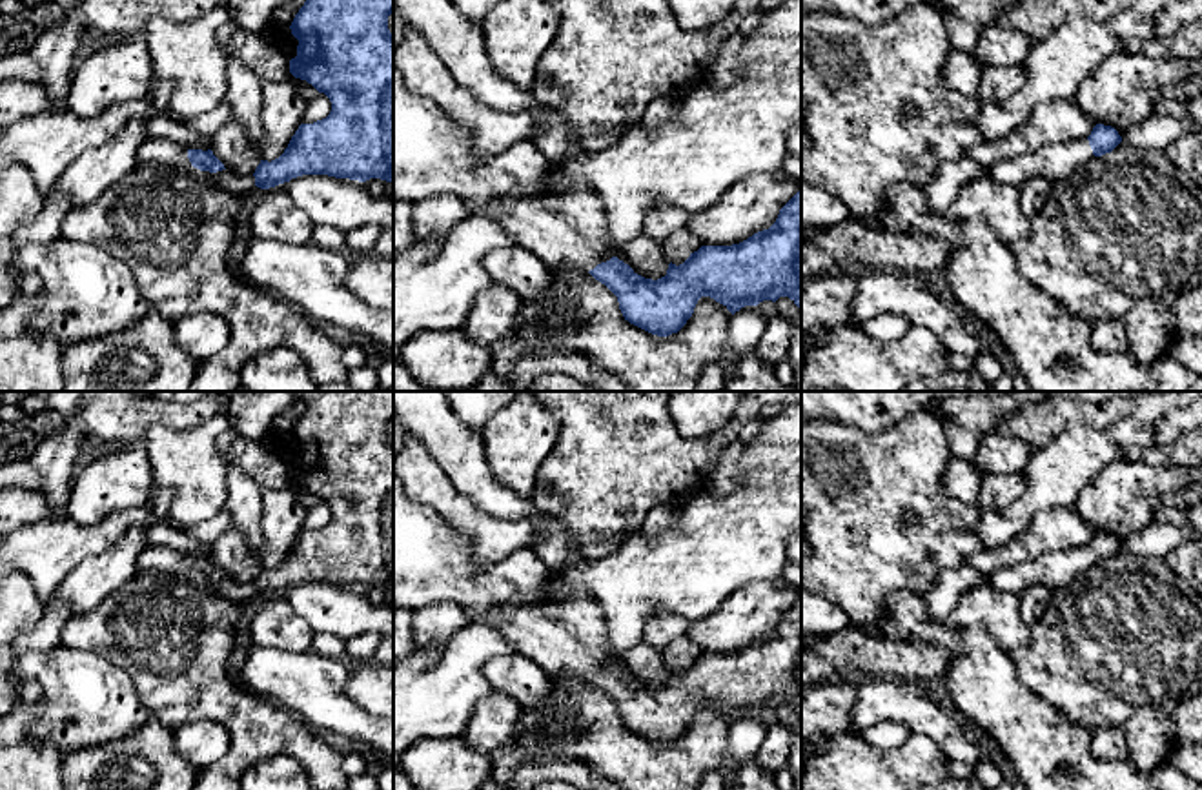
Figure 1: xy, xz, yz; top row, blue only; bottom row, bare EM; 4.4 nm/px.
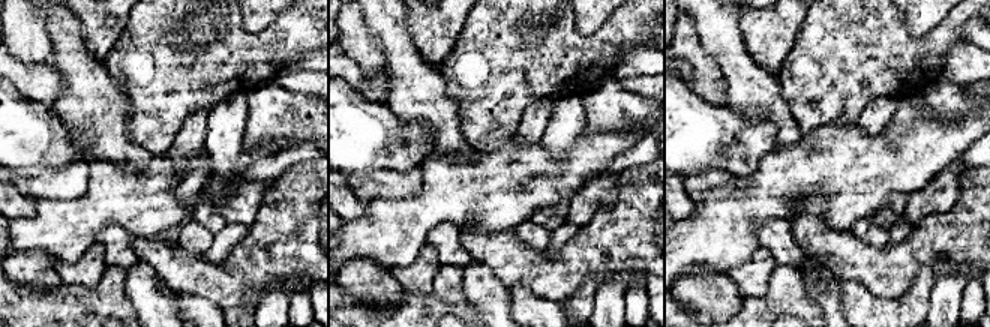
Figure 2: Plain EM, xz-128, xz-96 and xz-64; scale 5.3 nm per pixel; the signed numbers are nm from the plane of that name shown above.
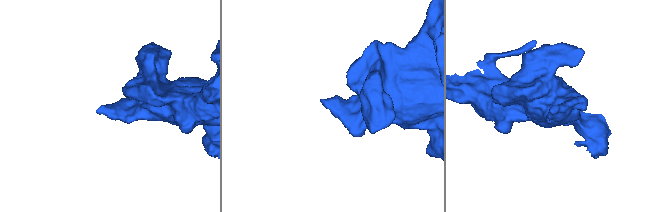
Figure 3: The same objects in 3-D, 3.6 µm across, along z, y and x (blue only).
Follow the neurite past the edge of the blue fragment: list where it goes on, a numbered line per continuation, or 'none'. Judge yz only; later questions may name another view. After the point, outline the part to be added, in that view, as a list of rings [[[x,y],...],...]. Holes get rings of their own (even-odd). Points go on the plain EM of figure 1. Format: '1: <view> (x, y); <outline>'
1: yz (1055, 570); [[[1087,546],[1065,552],[1044,553],[1033,561],[1002,568],[987,575],[987,584],[1020,595],[1024,590],[1042,584],[1049,590],[1060,590],[1093,566]]]

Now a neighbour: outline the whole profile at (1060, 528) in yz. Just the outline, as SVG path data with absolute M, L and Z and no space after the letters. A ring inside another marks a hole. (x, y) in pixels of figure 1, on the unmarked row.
M1053 508L1034 515L1033 522L1002 546L982 546L965 559L980 575L1033 561L1044 553L1076 550L1093 539L1093 528L1076 508Z

